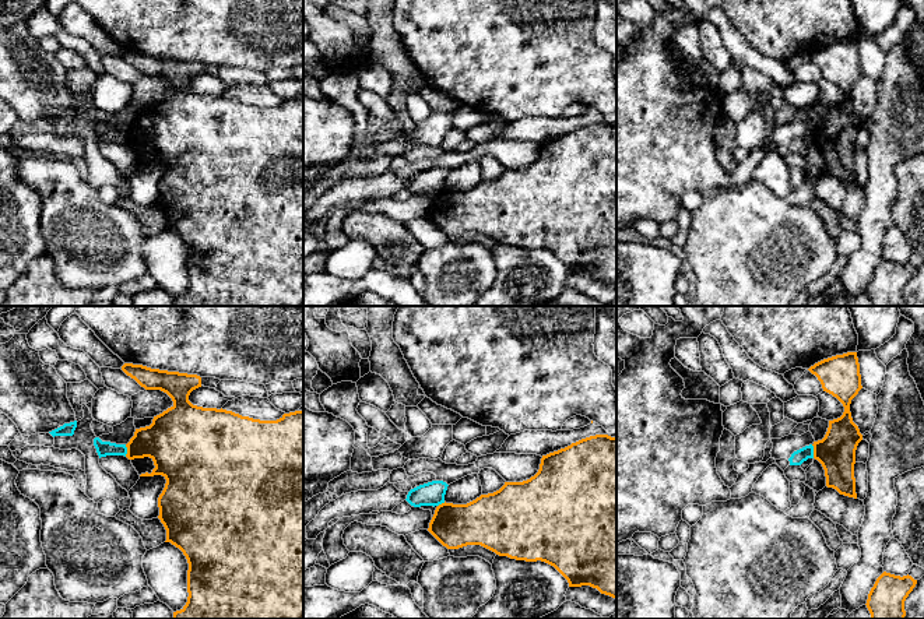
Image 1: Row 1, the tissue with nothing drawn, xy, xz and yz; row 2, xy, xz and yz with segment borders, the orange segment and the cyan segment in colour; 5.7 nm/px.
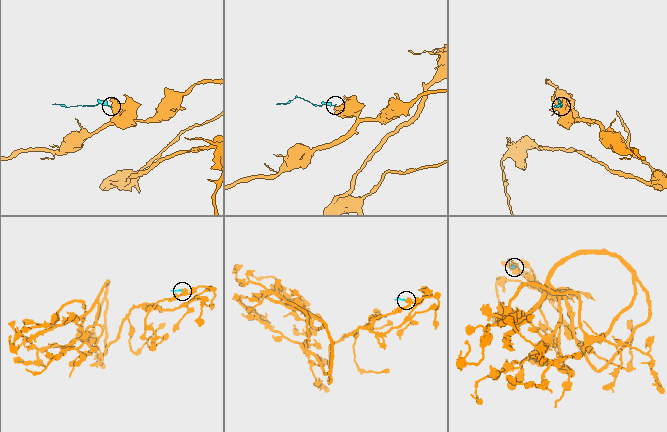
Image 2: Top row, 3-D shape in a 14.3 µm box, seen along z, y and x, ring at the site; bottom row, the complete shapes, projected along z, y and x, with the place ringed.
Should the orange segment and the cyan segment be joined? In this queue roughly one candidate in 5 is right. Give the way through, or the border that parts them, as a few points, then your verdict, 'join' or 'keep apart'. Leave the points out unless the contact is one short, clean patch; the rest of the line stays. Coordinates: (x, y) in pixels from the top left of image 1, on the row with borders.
border along yz (811, 445), (814, 457); keep apart

